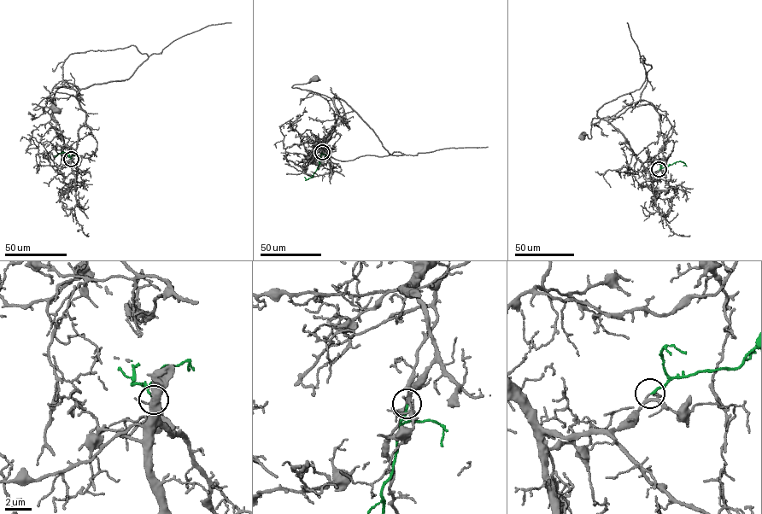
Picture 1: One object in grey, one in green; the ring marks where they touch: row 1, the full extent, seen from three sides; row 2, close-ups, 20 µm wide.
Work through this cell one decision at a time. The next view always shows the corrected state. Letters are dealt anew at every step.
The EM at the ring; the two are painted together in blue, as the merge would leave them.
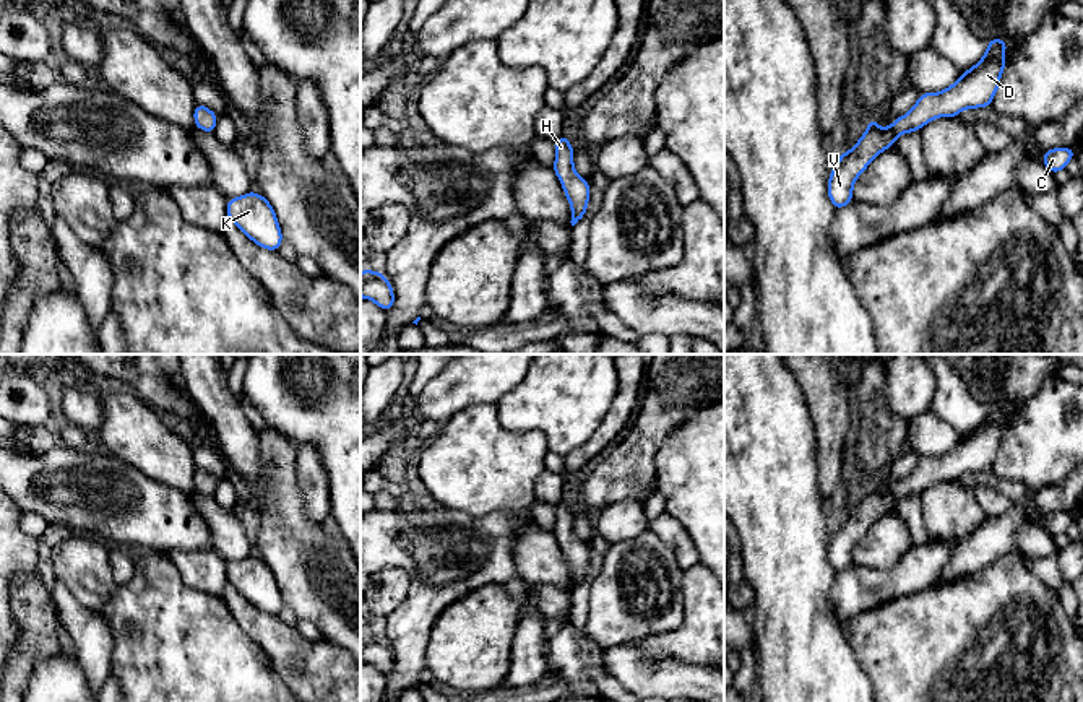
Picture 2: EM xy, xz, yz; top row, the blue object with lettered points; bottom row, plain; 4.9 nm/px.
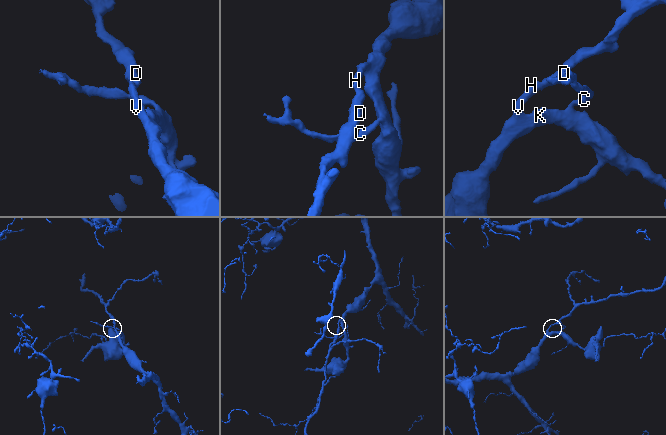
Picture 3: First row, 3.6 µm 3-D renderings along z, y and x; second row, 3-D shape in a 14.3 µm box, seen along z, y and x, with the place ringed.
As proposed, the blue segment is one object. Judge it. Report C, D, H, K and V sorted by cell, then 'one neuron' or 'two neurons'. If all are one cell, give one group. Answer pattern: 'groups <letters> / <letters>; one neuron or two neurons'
groups C D H K V; one neuron

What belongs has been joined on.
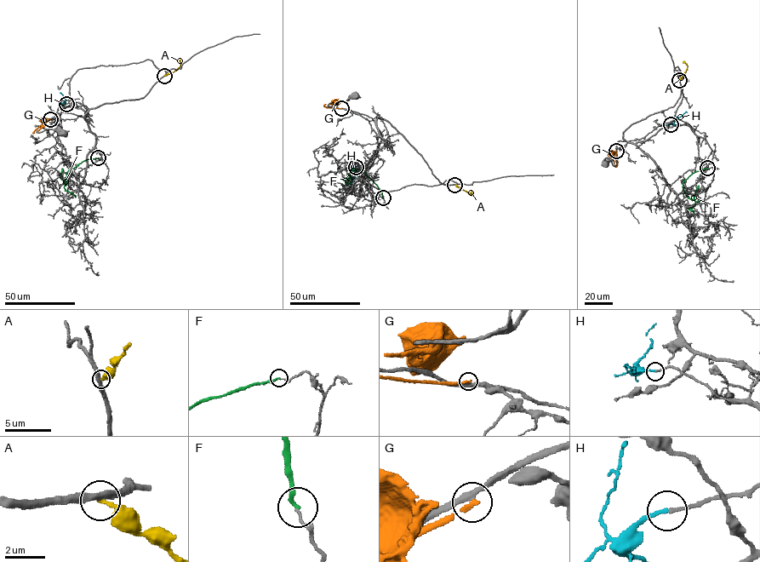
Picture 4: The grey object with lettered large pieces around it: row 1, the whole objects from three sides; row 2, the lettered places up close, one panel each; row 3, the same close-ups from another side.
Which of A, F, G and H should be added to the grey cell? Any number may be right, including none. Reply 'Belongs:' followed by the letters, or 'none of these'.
Belongs: H

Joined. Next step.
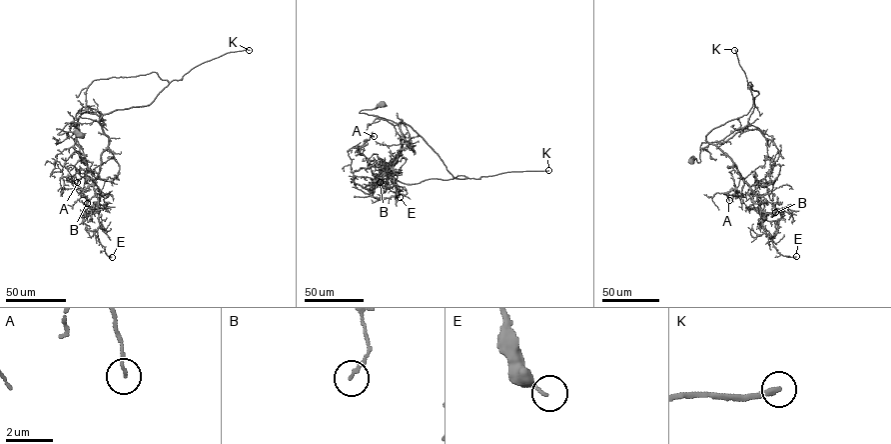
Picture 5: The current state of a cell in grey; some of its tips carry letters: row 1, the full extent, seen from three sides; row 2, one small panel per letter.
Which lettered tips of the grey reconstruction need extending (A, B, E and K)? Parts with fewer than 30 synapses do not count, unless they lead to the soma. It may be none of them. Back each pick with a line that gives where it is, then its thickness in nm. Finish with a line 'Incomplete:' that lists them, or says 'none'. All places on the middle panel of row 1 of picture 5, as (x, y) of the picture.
K: place (548, 170); calibre 240 nm
Incomplete: K

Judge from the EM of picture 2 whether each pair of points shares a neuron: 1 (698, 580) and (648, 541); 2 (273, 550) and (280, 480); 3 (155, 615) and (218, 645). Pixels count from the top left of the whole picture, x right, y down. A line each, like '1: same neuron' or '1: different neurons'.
1: different neurons
2: same neuron
3: same neuron

